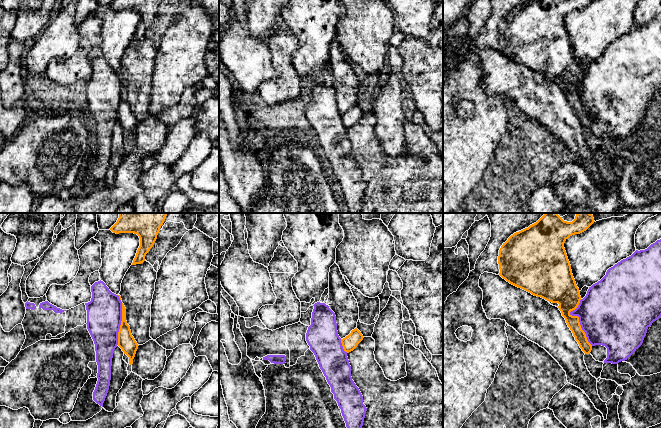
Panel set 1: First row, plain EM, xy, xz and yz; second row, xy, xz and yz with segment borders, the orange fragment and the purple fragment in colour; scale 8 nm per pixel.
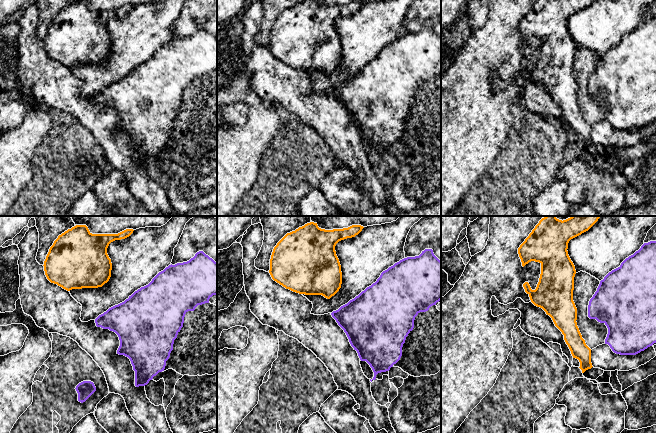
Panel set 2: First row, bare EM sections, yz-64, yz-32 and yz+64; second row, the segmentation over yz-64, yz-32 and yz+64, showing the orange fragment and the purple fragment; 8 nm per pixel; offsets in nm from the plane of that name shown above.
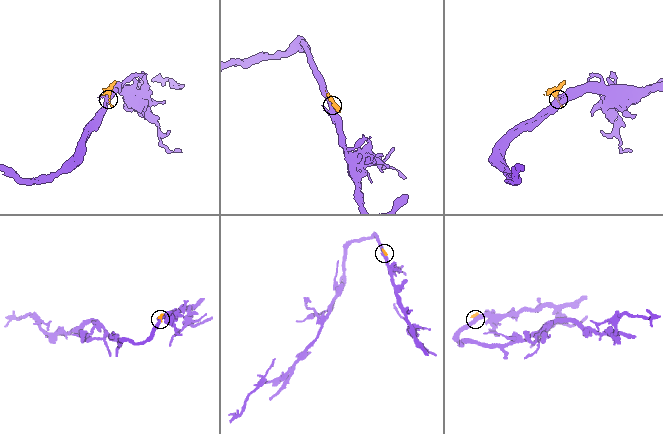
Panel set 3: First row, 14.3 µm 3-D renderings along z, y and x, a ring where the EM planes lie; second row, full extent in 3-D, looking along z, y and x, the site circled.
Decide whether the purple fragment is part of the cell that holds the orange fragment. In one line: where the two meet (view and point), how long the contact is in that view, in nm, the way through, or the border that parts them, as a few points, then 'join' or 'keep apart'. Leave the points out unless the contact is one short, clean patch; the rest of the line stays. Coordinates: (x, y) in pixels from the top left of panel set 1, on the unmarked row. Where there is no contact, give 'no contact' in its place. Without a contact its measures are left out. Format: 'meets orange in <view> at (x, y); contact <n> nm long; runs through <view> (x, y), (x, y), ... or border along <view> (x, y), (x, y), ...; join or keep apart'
meets orange in yz at (578, 96); contact 380 nm long; border along yz (580, 75), (570, 89), (578, 93), (580, 103), (592, 121); keep apart

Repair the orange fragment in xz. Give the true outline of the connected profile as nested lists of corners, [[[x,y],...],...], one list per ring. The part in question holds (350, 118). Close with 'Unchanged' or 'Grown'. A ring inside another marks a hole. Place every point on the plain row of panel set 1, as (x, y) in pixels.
[[[357,104],[352,106],[348,112],[341,115],[344,127],[347,129],[353,127],[357,123],[357,121],[363,116],[363,114],[363,111]]]. Unchanged

